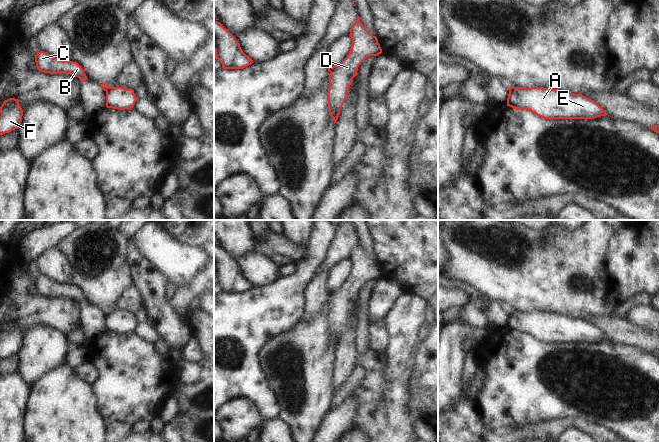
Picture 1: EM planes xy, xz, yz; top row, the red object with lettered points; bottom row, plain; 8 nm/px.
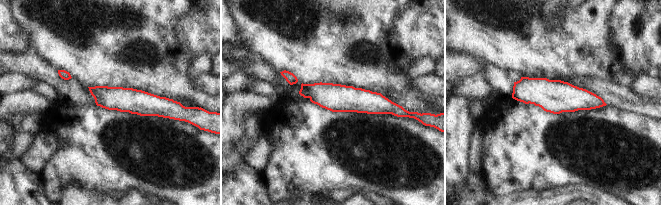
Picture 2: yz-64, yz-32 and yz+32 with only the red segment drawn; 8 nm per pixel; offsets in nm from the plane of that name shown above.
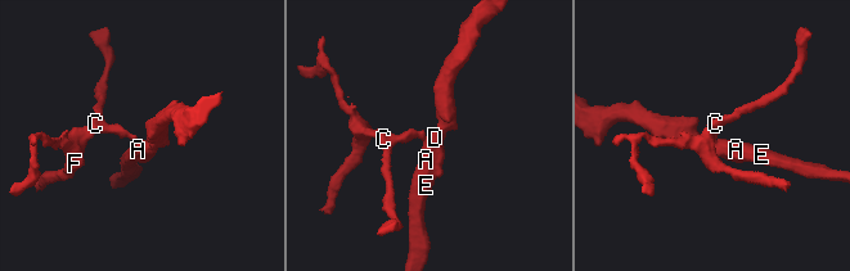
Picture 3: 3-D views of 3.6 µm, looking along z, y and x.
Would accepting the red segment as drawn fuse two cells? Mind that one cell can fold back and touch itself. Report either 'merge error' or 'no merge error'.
merge error

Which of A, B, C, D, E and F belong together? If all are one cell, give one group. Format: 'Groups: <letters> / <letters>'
Groups: A D E / B C F.

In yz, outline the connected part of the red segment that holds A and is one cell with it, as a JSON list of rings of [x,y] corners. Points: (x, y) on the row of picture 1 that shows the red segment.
[[[513,87],[507,106],[526,109],[544,119],[594,119],[608,115],[594,100],[553,88]]]

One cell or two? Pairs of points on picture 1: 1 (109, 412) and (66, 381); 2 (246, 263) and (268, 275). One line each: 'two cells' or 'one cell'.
1: two cells
2: one cell

